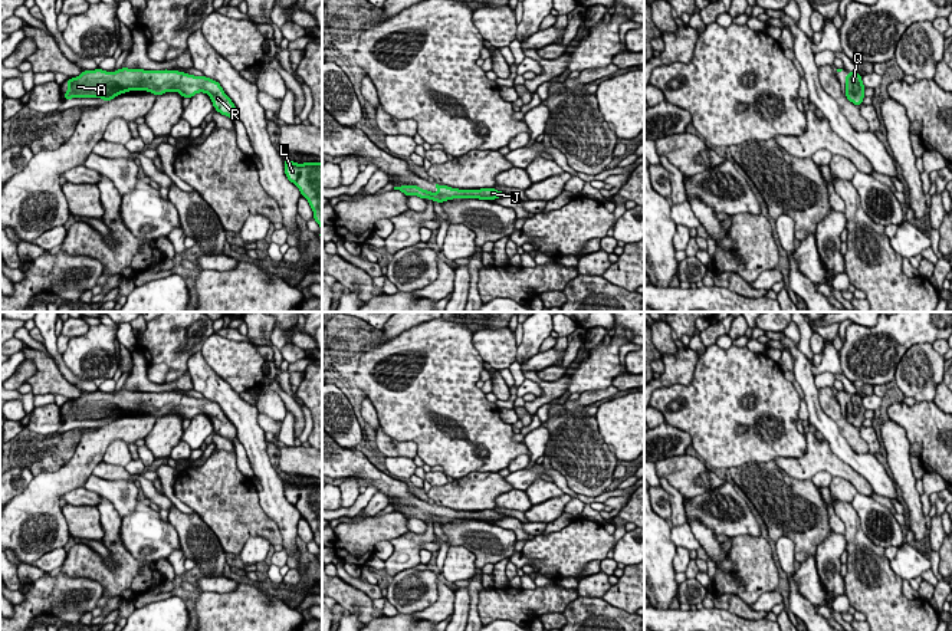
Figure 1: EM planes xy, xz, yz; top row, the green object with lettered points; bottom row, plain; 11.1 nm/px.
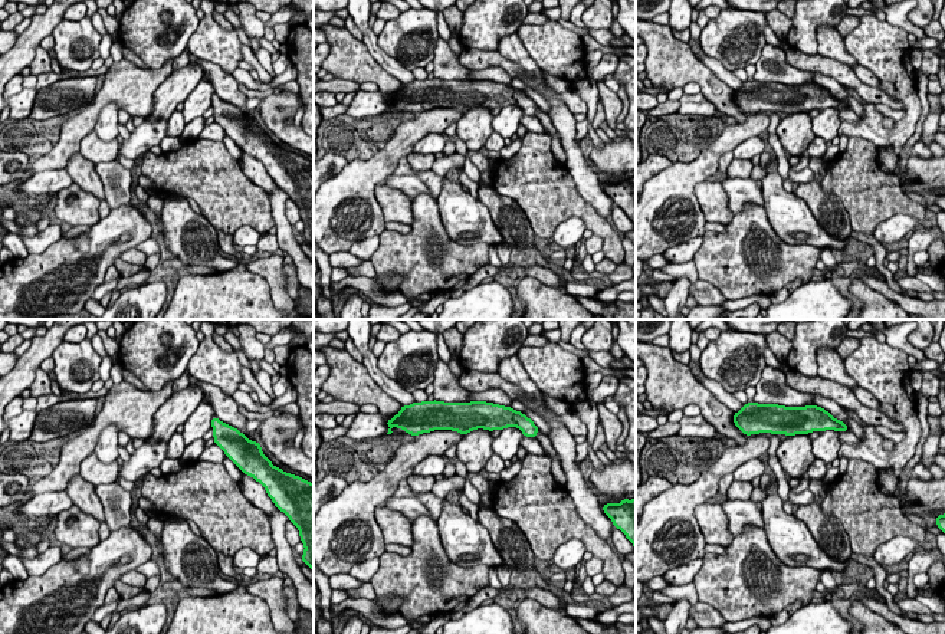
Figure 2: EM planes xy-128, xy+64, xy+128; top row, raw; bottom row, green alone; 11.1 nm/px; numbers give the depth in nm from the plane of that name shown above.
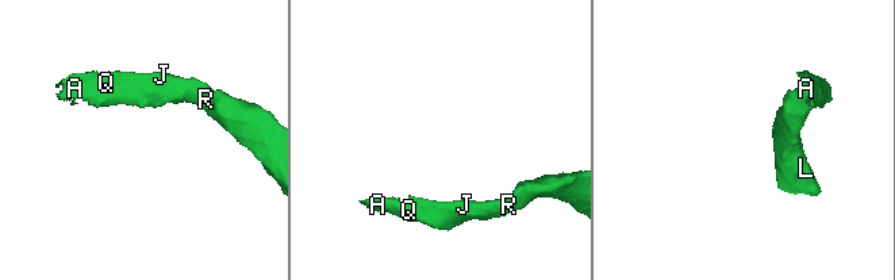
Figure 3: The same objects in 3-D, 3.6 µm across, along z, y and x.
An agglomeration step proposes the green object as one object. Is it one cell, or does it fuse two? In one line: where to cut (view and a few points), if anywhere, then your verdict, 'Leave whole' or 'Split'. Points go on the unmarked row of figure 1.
No split. Leave whole

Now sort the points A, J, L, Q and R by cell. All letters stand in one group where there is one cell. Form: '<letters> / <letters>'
A J L Q R

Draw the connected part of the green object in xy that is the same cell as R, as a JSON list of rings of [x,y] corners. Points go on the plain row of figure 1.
[[[121,390],[114,394],[102,391],[82,392],[76,400],[66,401],[68,413],[63,421],[102,420],[104,424],[129,413],[147,413],[155,418],[165,414],[178,414],[183,420],[193,420],[198,414],[210,418],[214,431],[233,441],[236,427],[224,415],[217,402],[207,398],[194,398],[178,392],[144,392]]]

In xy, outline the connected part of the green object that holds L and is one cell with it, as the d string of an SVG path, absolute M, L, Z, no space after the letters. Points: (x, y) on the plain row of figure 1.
M283 482L283 487L286 500L293 505L299 510L301 516L308 522L313 533L313 542L321 548L319 561L322 562L322 484L298 486Z

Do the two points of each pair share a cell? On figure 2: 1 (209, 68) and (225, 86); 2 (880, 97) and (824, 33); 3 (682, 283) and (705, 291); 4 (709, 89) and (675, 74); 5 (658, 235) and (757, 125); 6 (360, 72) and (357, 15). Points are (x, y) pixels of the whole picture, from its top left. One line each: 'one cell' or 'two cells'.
1: one cell
2: two cells
3: two cells
4: one cell
5: one cell
6: two cells

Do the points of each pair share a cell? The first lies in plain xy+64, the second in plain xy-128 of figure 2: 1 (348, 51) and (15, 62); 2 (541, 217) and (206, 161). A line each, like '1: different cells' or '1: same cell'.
1: different cells
2: same cell

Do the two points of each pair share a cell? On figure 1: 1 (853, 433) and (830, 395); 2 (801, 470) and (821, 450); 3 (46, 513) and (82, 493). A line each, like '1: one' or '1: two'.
1: one
2: one
3: two

